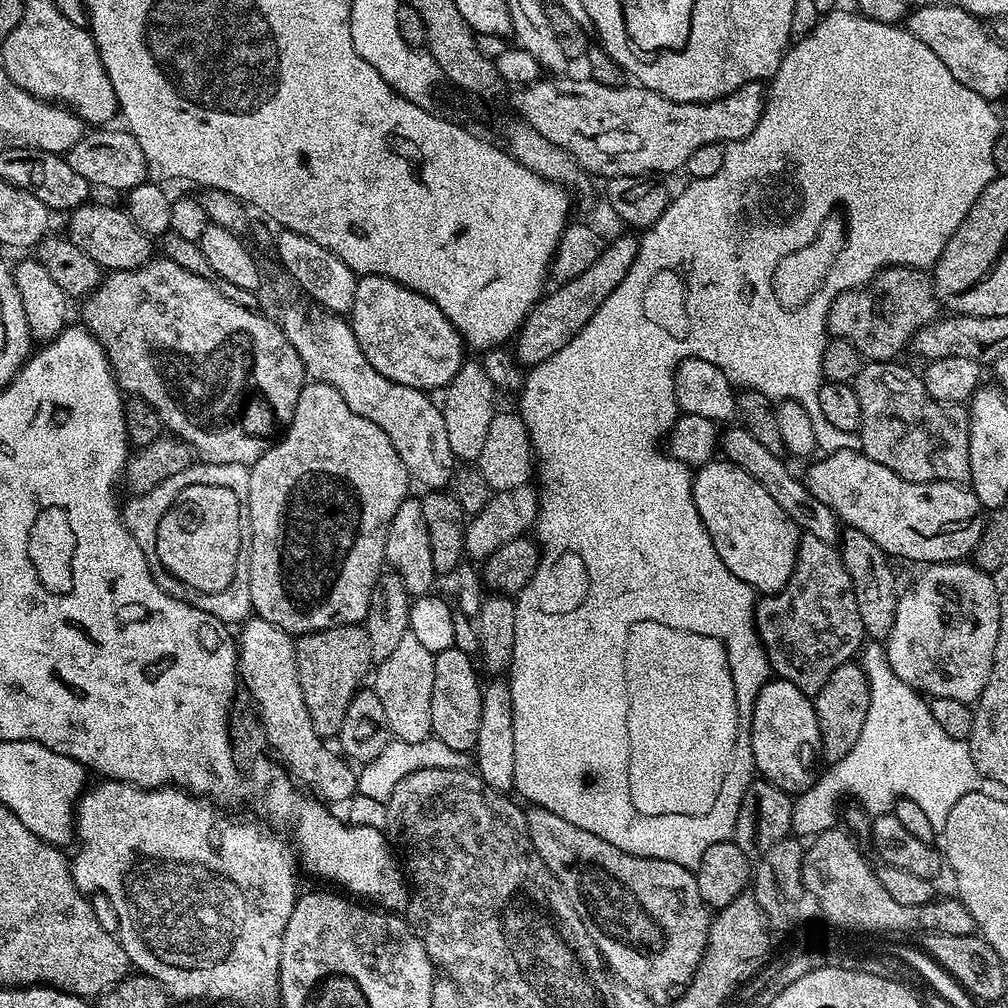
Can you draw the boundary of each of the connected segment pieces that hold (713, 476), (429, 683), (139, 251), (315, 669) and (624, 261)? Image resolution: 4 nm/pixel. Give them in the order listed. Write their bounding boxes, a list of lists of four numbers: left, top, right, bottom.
[[692,458,802,593],[370,631,435,743],[67,202,153,272],[295,624,374,738],[514,235,640,366]]

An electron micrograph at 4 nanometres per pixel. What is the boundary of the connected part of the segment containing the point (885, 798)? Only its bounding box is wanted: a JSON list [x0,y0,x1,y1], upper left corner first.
[792,643,981,838]

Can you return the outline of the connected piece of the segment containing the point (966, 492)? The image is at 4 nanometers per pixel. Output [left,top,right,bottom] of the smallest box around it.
[803,448,986,566]

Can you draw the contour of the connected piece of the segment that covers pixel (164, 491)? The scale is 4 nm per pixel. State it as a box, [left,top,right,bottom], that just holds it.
[122,462,250,554]

